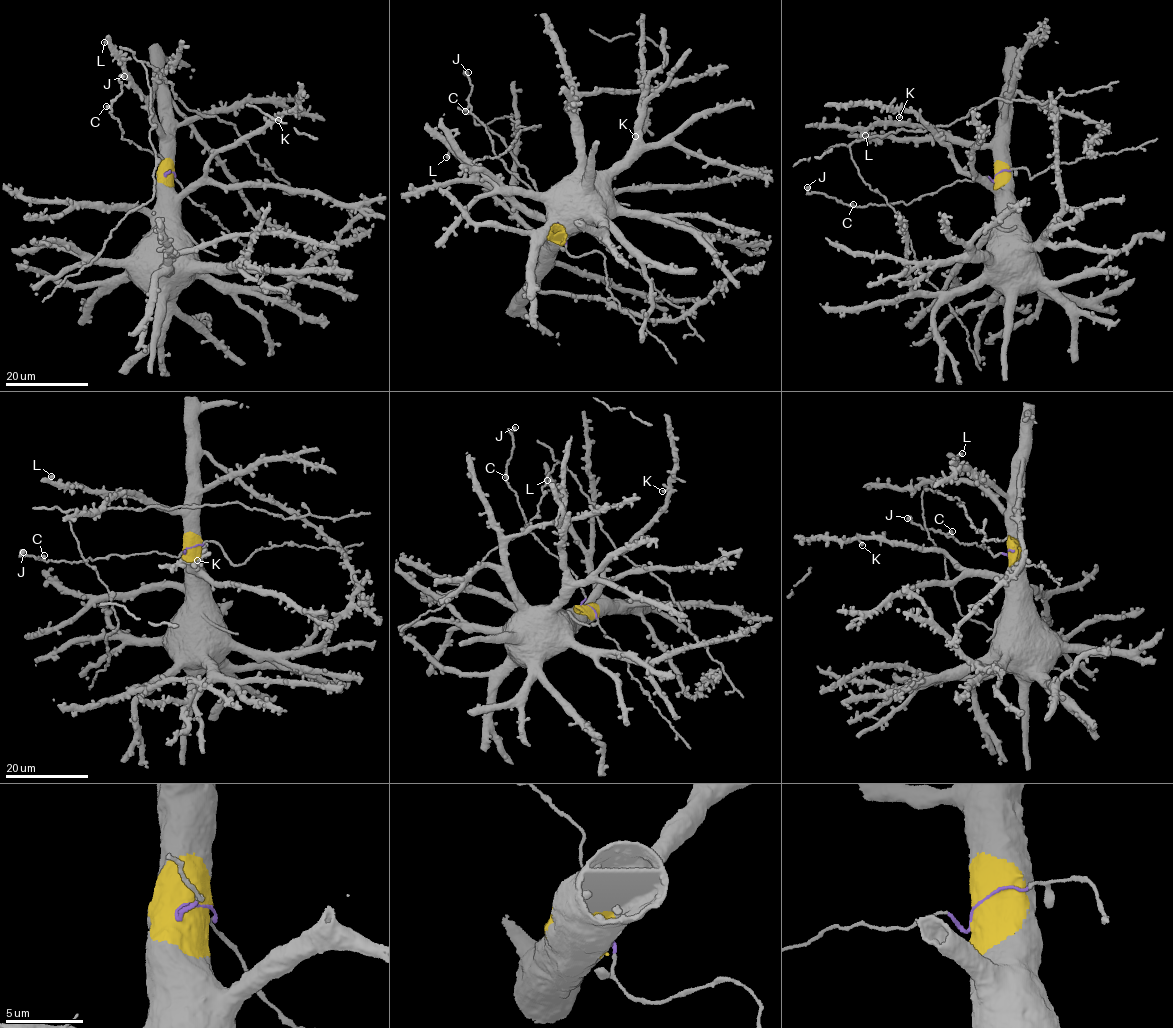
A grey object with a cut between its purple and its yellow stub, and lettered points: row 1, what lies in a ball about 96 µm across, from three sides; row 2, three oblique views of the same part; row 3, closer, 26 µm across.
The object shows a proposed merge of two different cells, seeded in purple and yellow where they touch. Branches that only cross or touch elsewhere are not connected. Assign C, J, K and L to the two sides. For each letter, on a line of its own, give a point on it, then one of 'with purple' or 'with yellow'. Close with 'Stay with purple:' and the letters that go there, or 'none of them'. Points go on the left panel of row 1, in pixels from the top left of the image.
C: at (106, 106); with purple
J: at (124, 76); with purple
K: at (278, 120); with yellow
L: at (104, 42); with yellow
Stay with purple: C, J

